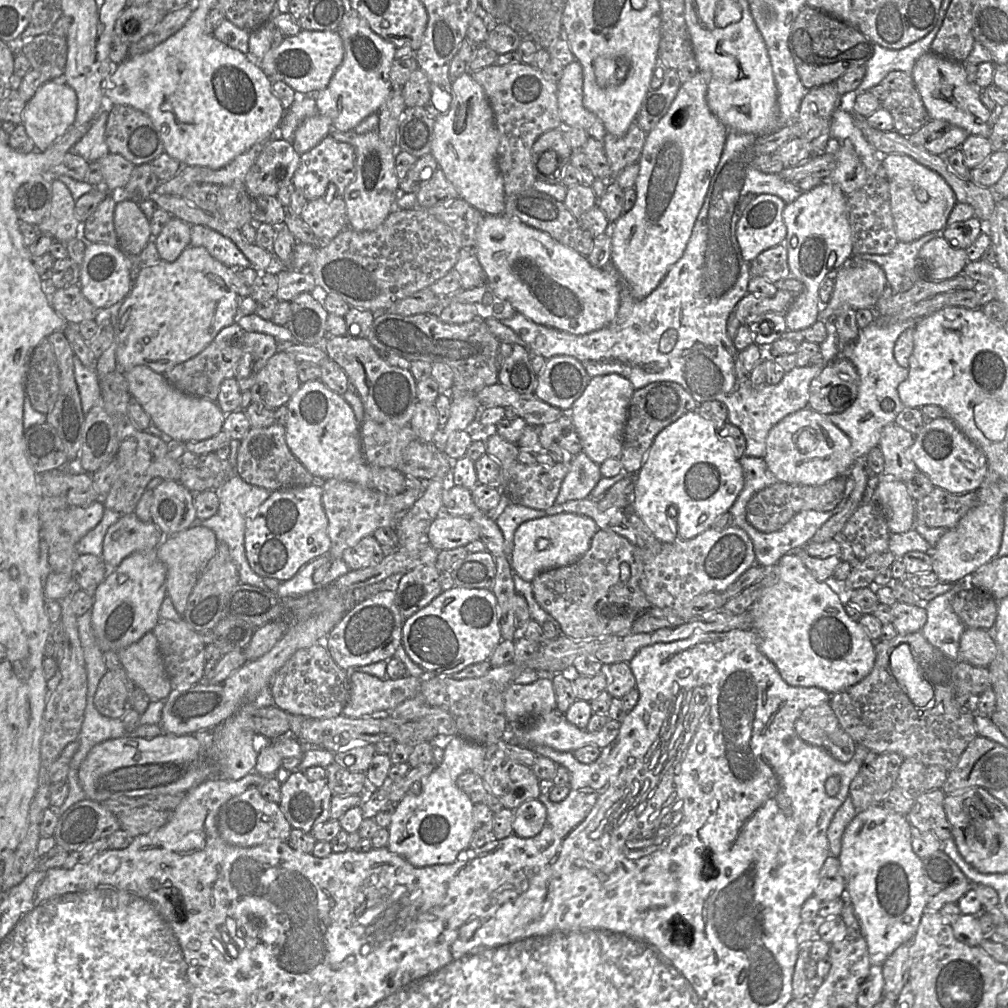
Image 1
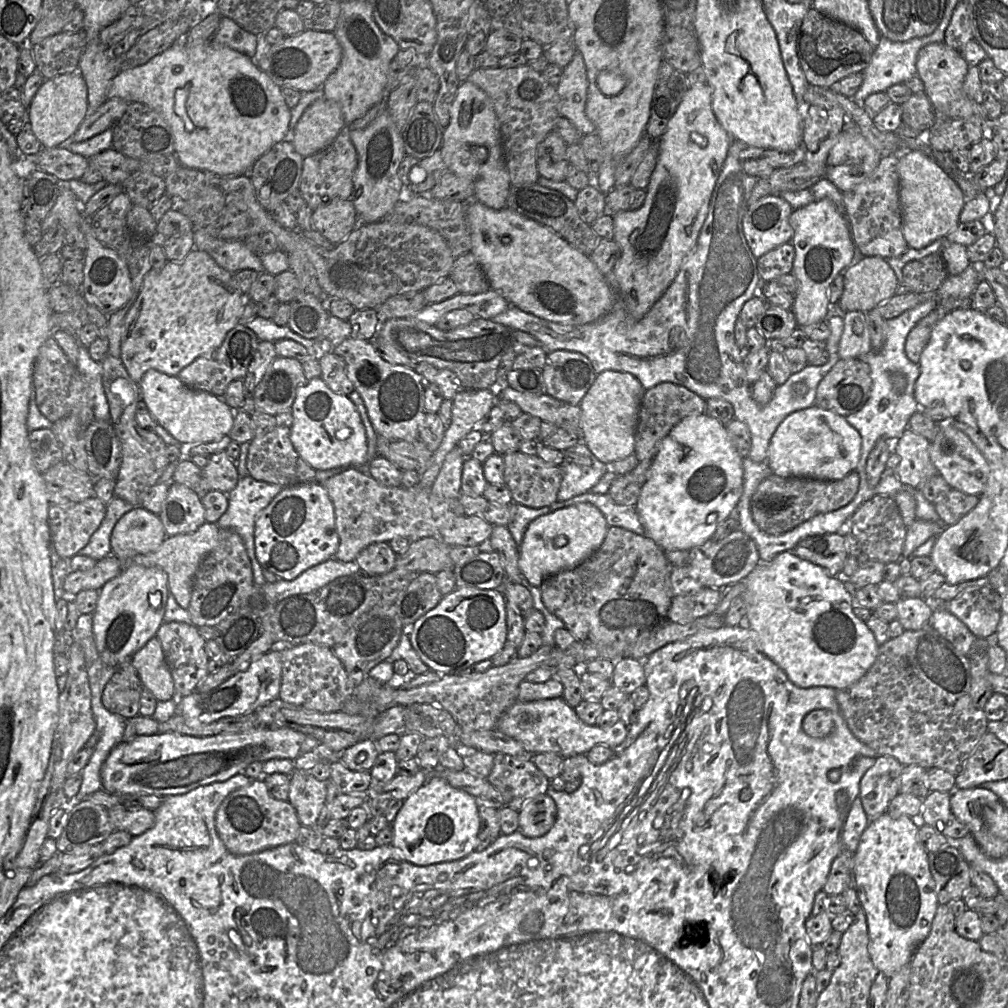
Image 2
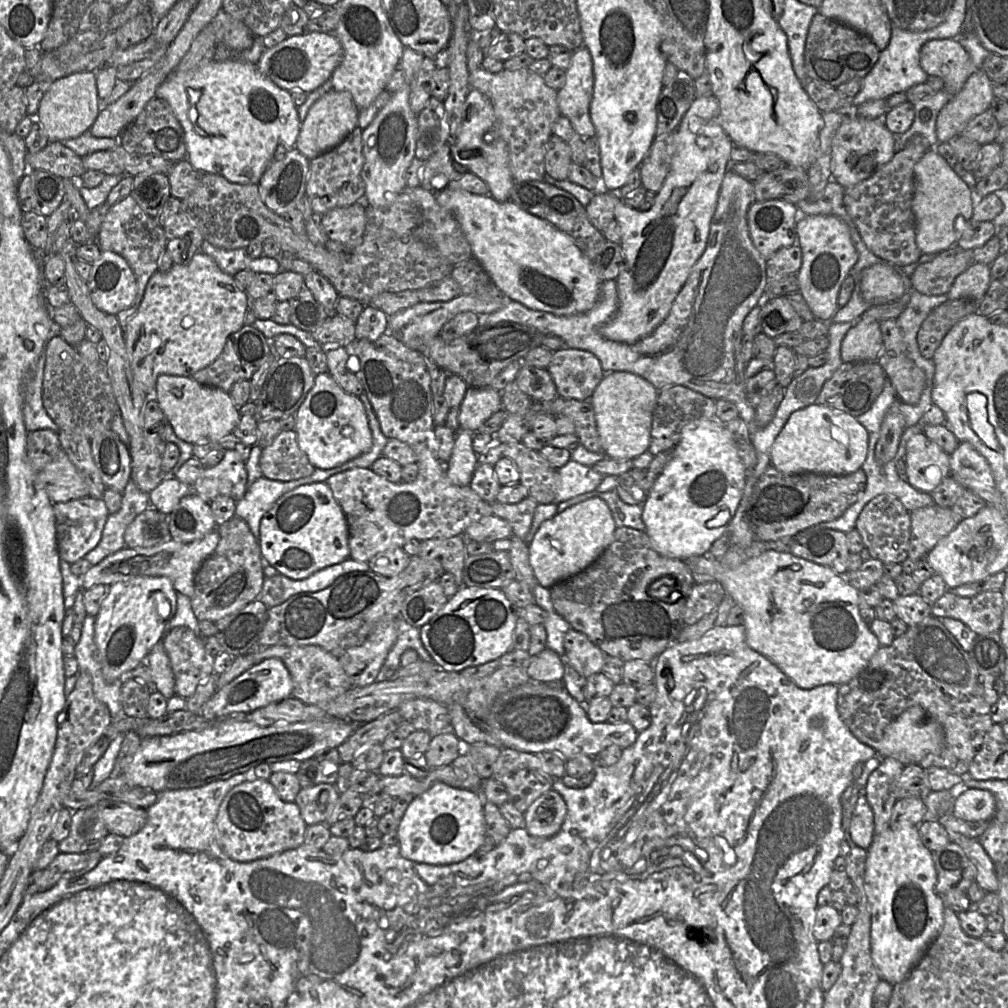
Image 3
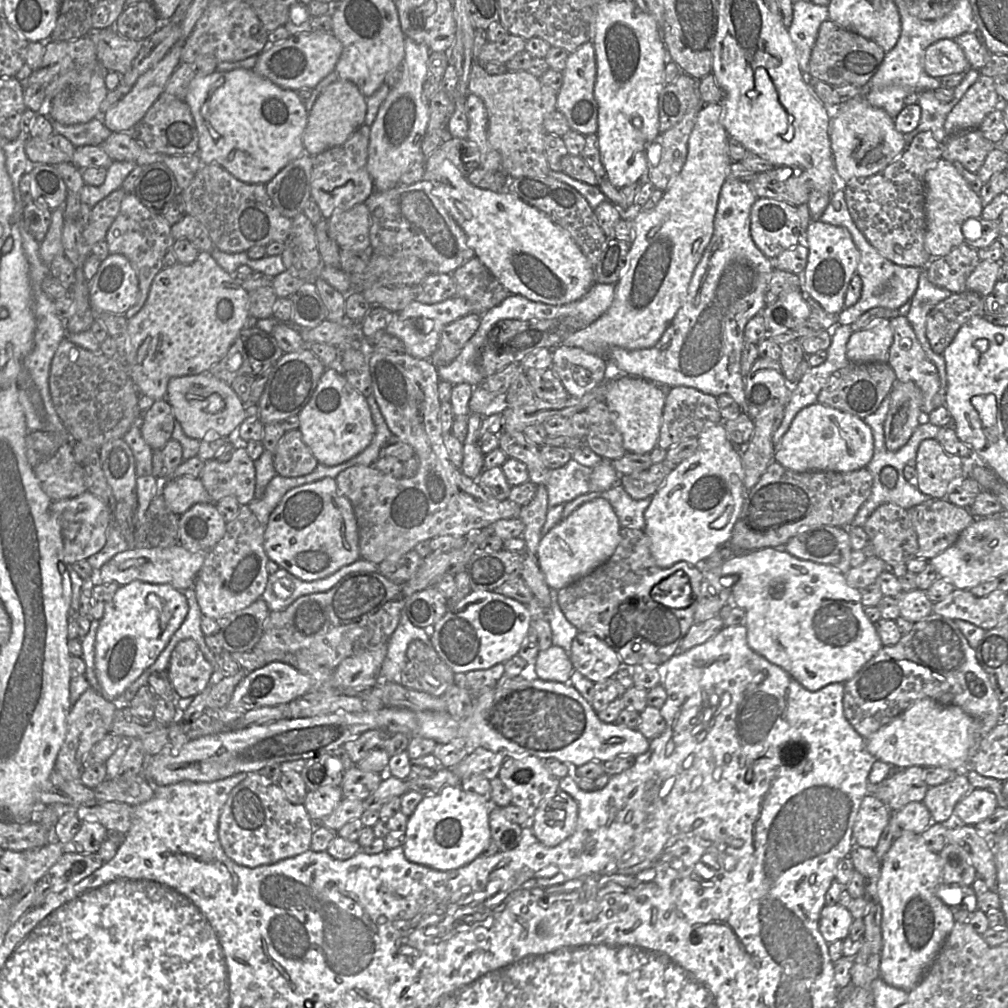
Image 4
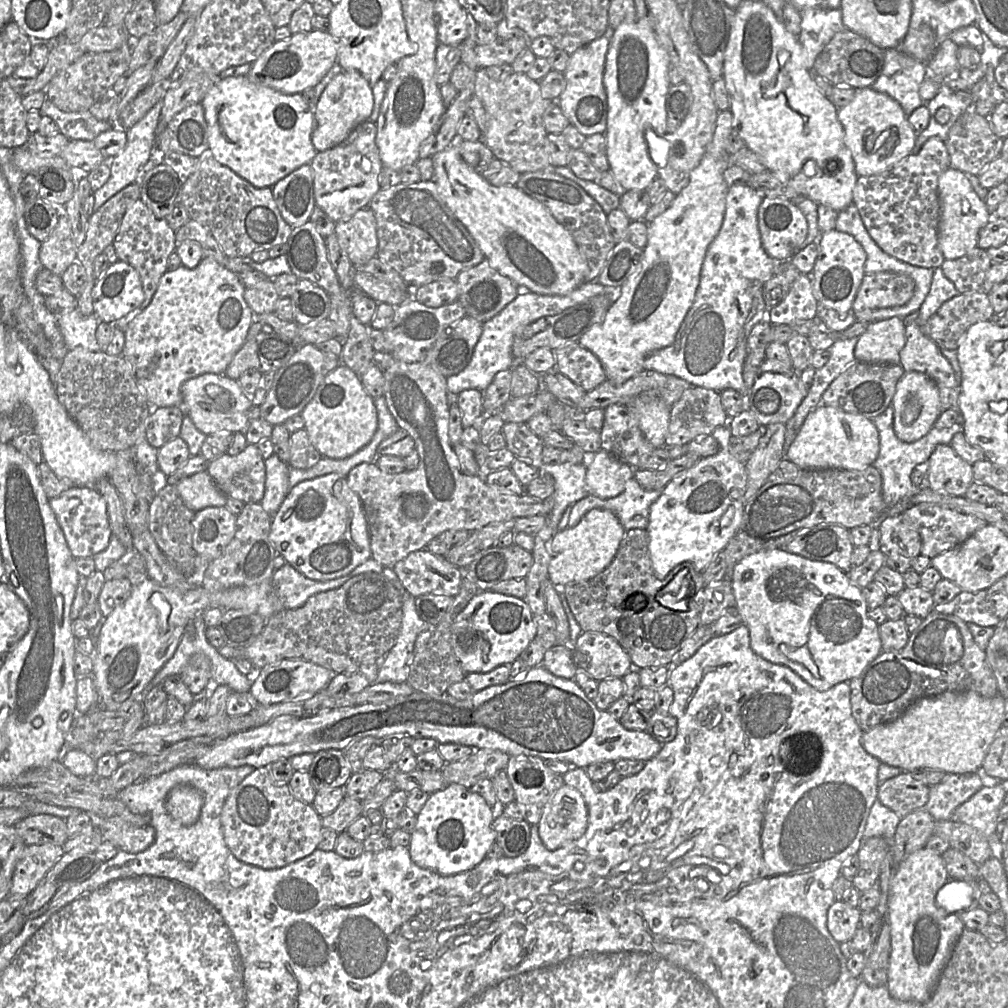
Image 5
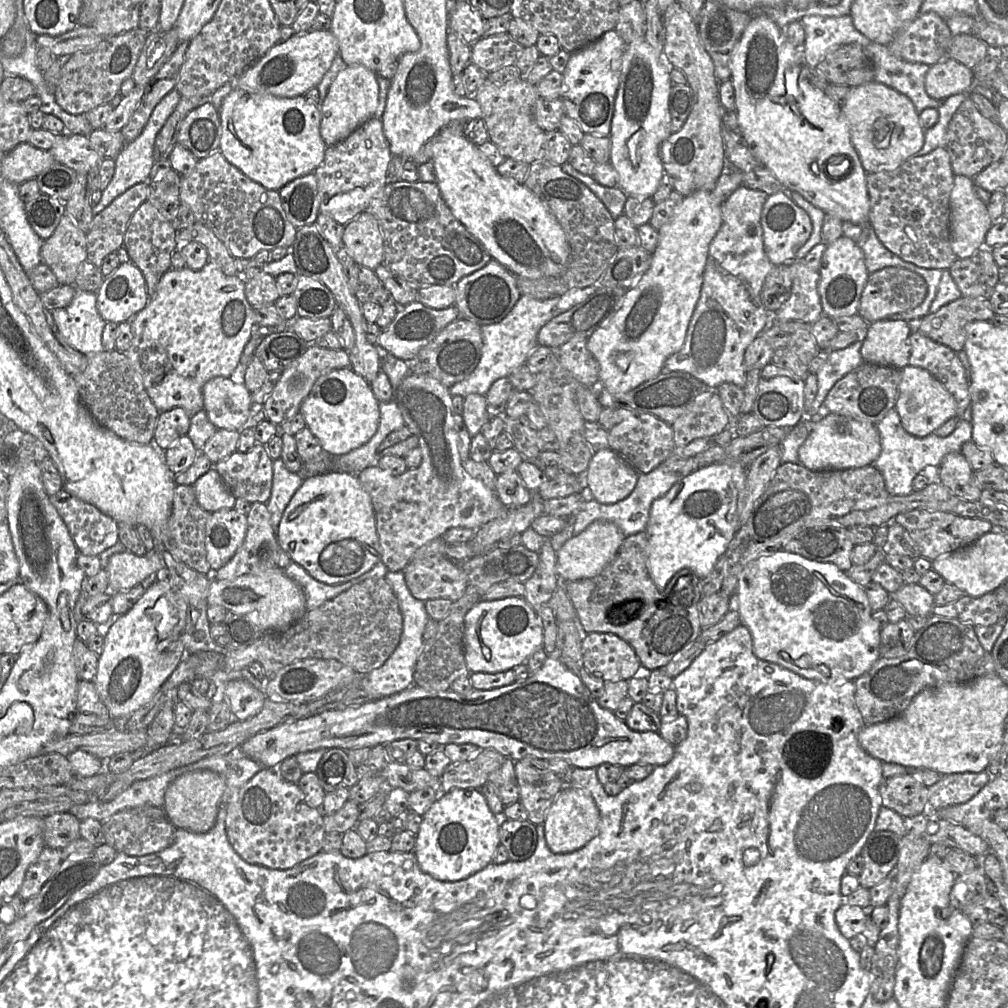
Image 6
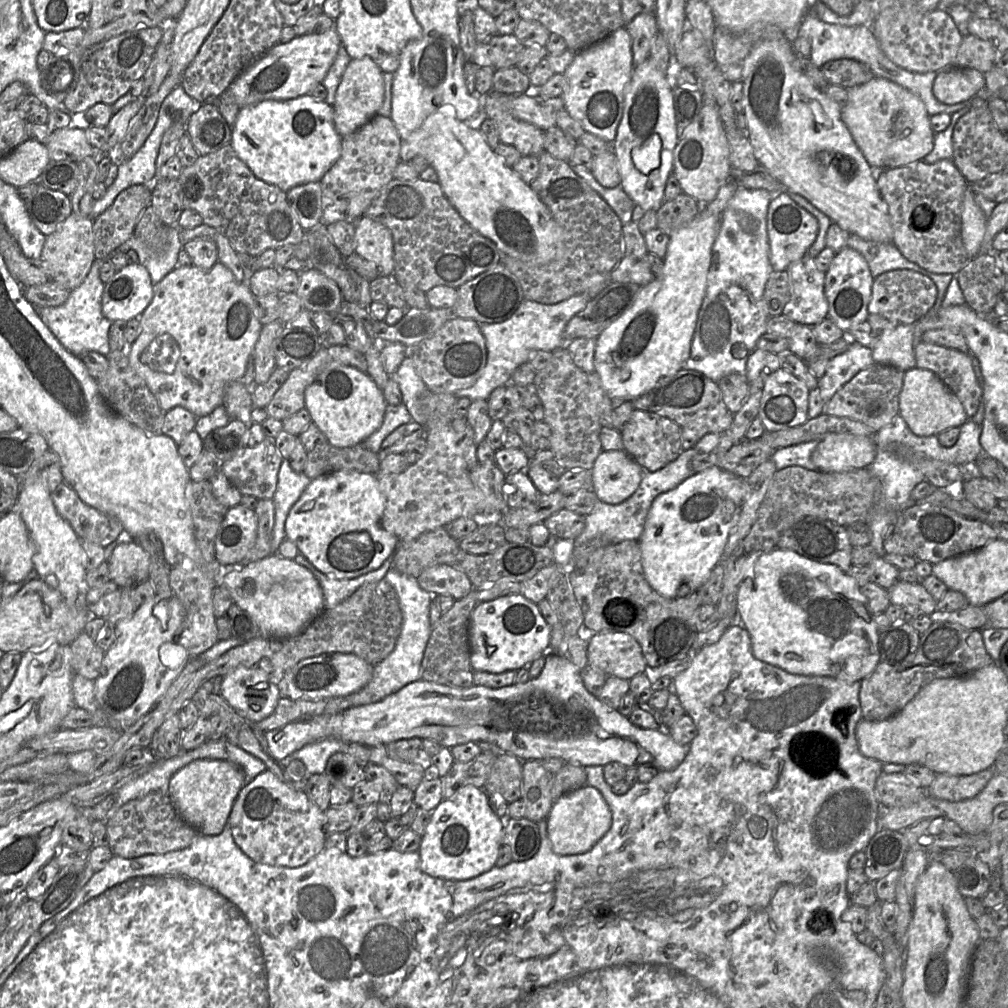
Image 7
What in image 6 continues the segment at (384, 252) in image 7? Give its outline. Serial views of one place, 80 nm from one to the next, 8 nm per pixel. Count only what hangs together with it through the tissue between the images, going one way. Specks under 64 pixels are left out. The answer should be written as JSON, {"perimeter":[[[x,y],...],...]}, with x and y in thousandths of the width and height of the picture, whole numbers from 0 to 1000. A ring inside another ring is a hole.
{"perimeter":[[[360,209],[342,223],[340,245],[356,263],[371,268],[380,263],[380,234],[374,218]]]}

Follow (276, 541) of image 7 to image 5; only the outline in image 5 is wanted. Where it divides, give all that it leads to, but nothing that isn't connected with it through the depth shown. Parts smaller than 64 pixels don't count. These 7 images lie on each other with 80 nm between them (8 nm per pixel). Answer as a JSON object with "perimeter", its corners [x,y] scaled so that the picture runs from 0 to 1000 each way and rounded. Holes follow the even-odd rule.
{"perimeter":[[[272,449],[263,456],[263,489],[258,498],[267,512],[272,511],[288,487],[288,463]]]}

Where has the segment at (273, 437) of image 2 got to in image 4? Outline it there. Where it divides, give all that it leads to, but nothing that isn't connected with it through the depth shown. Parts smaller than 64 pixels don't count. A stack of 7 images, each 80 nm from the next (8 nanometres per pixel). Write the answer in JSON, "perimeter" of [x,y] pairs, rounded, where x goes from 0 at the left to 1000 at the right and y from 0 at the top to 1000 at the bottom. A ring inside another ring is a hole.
{"perimeter":[[[294,426],[283,429],[277,437],[271,460],[275,471],[297,473],[309,469],[316,459]]]}

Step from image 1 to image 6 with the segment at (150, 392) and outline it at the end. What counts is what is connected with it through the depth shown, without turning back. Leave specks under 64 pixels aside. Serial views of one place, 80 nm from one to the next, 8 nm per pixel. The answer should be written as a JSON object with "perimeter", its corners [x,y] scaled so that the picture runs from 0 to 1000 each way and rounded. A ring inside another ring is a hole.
{"perimeter":[[[213,374],[200,386],[202,408],[215,426],[238,428],[251,401],[250,390],[233,374]]]}

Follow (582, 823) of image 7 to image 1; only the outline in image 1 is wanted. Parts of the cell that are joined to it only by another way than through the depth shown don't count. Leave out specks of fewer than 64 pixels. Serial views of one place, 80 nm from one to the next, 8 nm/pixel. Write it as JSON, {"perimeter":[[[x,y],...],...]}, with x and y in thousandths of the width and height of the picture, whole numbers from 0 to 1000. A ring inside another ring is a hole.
{"perimeter":[[[524,794],[510,804],[509,827],[516,831],[528,831],[538,824],[542,812],[543,805],[536,794]]]}

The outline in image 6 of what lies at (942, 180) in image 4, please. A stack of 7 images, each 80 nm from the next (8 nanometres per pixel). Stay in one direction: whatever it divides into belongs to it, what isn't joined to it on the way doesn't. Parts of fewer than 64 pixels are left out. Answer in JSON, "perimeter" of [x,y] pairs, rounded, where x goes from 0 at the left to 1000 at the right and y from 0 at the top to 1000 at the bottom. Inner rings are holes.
{"perimeter":[[[947,174],[942,192],[942,229],[944,248],[949,256],[959,256],[970,246],[976,245],[977,234],[983,223],[979,203],[967,191],[965,178],[957,174]]]}

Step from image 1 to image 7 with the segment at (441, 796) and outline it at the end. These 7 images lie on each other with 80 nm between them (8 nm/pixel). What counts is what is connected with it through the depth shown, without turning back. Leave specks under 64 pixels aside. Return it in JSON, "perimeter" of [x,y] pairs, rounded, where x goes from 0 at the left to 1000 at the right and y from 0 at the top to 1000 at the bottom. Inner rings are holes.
{"perimeter":[[[461,780],[446,792],[439,793],[428,806],[426,816],[419,829],[415,846],[418,863],[431,871],[447,874],[465,873],[491,860],[496,839],[499,837],[501,813],[494,811],[485,797],[481,783]]]}

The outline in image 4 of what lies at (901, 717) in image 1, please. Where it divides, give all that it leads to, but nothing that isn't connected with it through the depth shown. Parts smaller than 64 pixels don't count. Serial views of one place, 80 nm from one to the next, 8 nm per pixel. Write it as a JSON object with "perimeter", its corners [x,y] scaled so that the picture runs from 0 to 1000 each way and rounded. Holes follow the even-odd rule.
{"perimeter":[[[927,608],[907,618],[904,626],[895,630],[890,639],[876,641],[845,674],[837,678],[836,704],[848,725],[860,733],[901,701],[917,692],[926,693],[936,699],[951,700],[970,717],[970,731],[961,744],[959,763],[964,764],[962,755],[971,744],[972,735],[991,718],[990,704],[993,696],[982,678],[981,671],[968,653],[967,644],[961,640],[948,617]]]}

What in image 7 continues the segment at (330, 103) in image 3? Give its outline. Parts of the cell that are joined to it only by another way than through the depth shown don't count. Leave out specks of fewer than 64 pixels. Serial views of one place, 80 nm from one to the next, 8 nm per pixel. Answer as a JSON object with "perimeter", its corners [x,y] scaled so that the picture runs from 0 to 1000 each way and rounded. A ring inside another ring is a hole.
{"perimeter":[[[366,56],[349,59],[340,72],[329,104],[334,132],[341,137],[370,118],[380,102],[380,96],[381,81],[374,62]]]}

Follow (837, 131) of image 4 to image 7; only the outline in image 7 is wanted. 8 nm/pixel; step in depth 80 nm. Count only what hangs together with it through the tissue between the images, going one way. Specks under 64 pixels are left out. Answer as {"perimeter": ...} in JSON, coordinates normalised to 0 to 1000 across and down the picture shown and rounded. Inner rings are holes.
{"perimeter":[[[869,75],[857,83],[839,88],[841,100],[834,109],[834,116],[864,166],[896,165],[917,158],[925,150],[928,131],[918,104],[909,93]]]}

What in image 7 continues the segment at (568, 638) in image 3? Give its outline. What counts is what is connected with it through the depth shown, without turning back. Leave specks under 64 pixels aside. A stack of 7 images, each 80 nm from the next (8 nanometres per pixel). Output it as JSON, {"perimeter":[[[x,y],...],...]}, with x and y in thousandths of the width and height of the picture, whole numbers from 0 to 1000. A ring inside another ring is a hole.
{"perimeter":[[[618,627],[587,629],[582,639],[582,659],[602,672],[621,675],[638,669],[642,663],[636,641]]]}

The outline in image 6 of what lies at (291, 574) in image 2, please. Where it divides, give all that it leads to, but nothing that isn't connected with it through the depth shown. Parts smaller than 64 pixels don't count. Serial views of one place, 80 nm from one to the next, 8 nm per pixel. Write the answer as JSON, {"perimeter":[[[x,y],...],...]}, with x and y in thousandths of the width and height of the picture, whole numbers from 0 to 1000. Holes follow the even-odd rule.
{"perimeter":[[[326,468],[302,476],[281,509],[274,535],[290,558],[326,580],[358,571],[378,555],[368,493],[348,469]]]}

